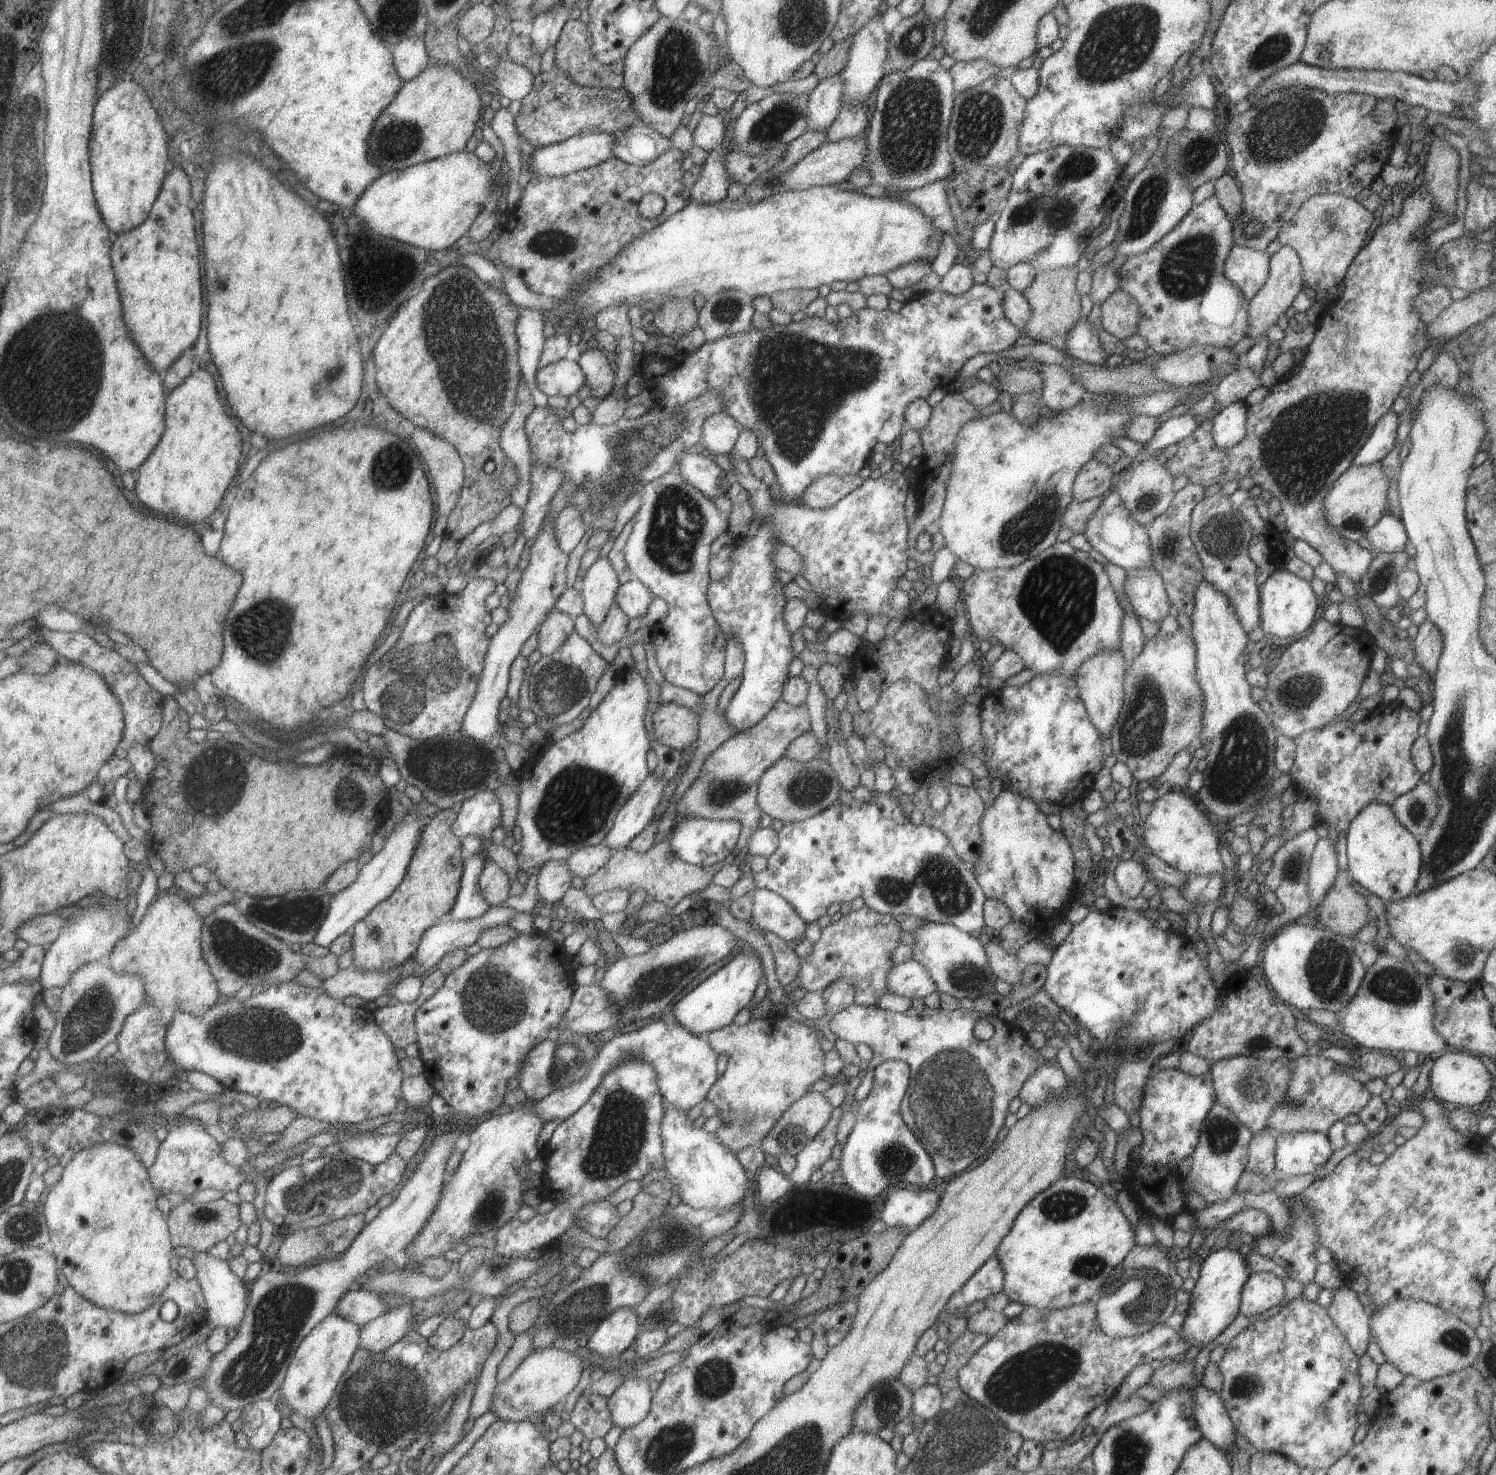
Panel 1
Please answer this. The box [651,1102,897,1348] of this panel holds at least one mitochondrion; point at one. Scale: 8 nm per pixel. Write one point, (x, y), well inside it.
(747, 1125)

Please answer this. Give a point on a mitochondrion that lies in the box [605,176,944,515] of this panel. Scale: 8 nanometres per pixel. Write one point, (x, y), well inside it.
(798, 386)

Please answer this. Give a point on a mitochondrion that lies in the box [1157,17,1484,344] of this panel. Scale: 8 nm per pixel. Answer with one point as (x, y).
(1289, 128)

